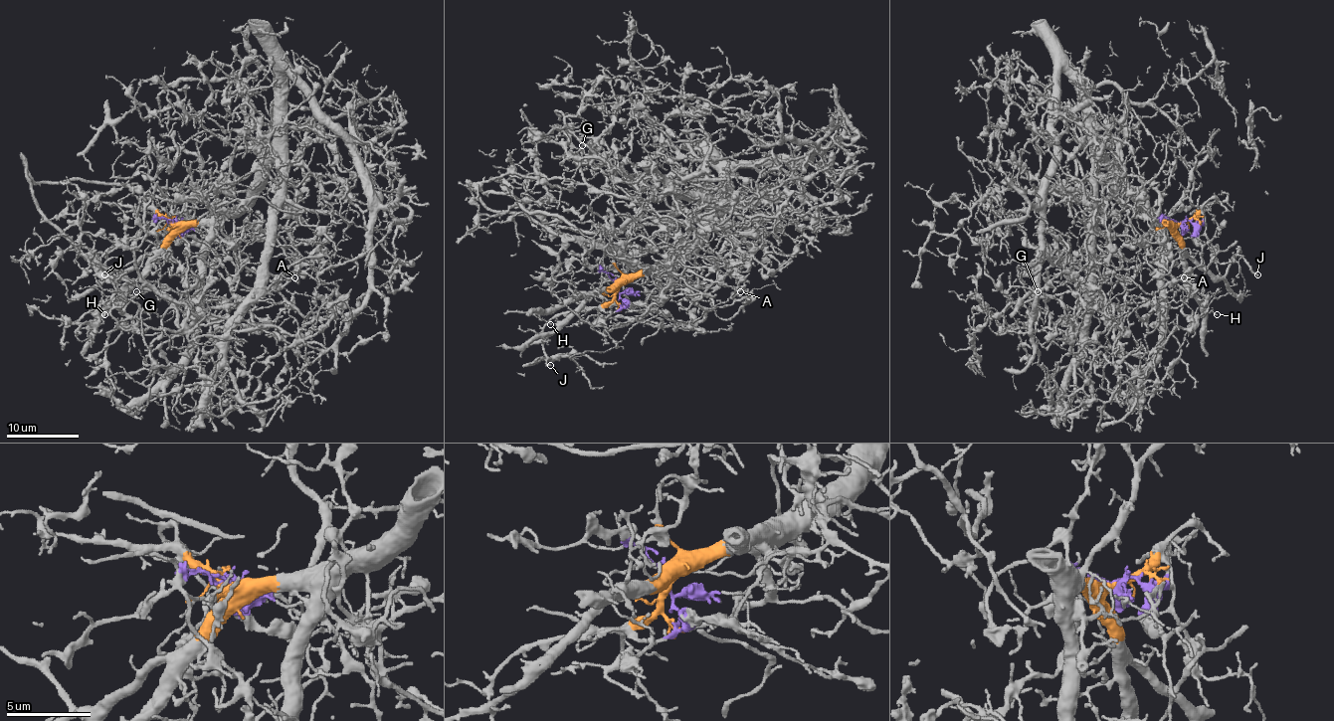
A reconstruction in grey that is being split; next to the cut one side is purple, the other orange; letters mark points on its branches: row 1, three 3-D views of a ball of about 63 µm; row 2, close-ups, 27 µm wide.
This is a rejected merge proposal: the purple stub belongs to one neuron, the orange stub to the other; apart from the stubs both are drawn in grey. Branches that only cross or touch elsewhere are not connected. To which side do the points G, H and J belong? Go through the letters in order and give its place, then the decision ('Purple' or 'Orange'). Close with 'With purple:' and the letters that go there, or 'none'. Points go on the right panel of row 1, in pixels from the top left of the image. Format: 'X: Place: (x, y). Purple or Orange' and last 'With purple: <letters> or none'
G: Place: (1038, 291). Purple
H: Place: (1217, 314). Orange
J: Place: (1257, 274). Orange
With purple: G

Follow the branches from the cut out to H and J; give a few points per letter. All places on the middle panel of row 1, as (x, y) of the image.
H: (618, 287), (620, 285), (571, 296), (536, 316), (551, 325)
J: (618, 287), (618, 283), (612, 283), (591, 296), (543, 345), (547, 363), (551, 365)

